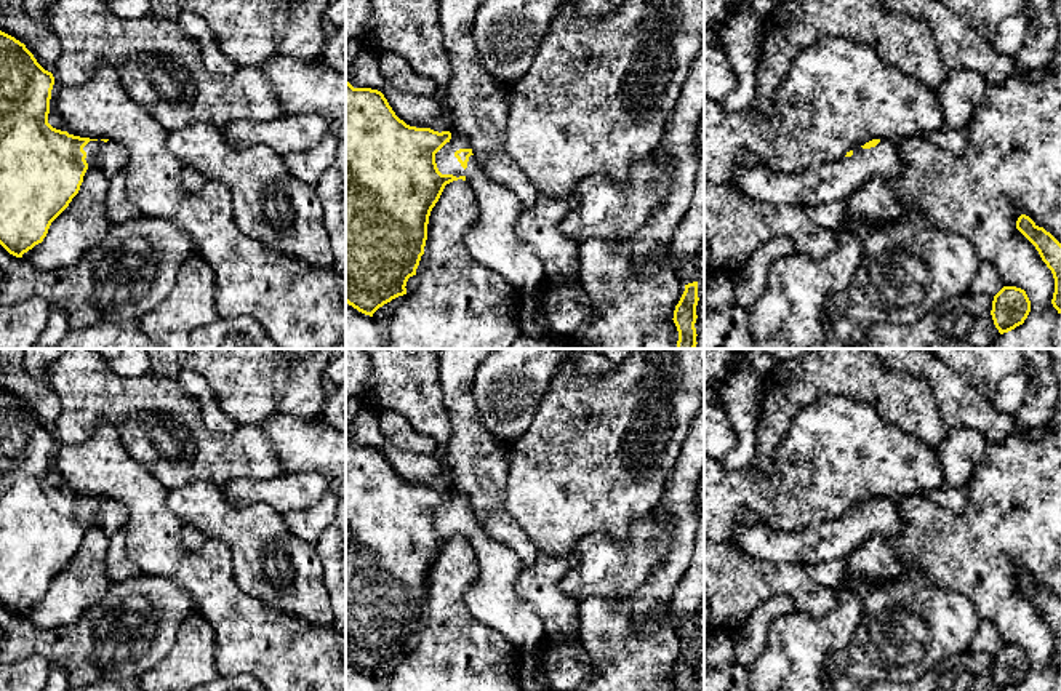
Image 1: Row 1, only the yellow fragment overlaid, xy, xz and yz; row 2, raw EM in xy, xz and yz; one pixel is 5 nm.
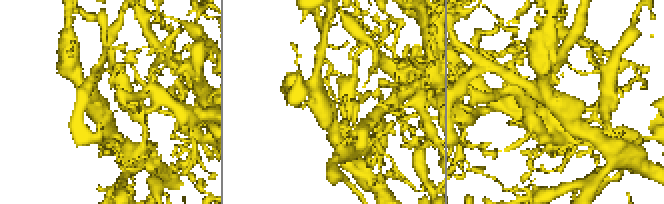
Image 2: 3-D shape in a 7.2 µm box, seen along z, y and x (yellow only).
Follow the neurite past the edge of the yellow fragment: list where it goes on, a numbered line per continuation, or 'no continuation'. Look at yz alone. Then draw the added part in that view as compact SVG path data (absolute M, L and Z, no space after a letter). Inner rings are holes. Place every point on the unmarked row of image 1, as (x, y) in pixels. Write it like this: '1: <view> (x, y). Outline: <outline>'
1: yz (826, 541). Outline: M880 499L875 505L858 505L851 515L803 531L779 531L765 521L738 525L731 539L747 557L755 560L807 566L835 558L847 560L872 536L891 537L903 528L899 501Z

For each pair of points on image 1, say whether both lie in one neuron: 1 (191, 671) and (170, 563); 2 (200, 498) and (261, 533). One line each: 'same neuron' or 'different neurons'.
1: different neurons
2: same neuron

